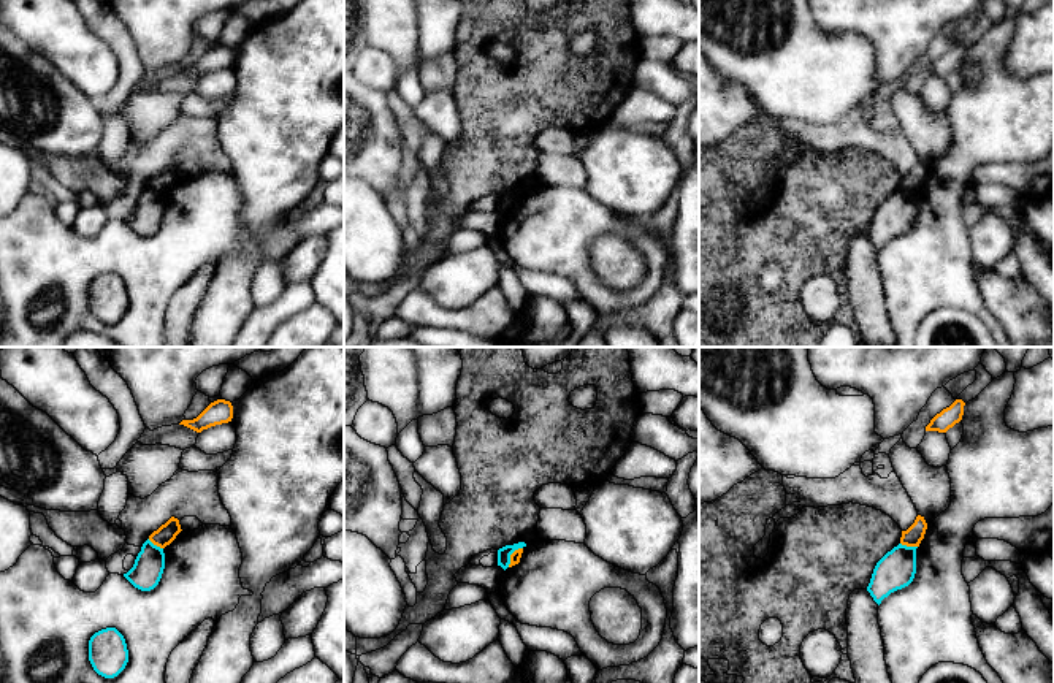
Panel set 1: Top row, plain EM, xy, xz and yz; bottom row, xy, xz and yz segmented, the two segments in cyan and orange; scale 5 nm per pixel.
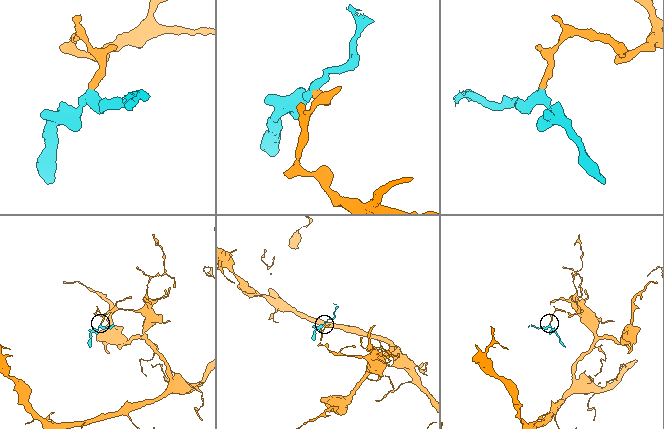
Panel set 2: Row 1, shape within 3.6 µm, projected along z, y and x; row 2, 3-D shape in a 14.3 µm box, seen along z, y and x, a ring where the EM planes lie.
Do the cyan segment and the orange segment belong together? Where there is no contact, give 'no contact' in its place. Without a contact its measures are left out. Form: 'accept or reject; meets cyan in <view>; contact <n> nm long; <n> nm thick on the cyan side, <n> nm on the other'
reject; meets cyan in xz; contact 130 nm long; 70 nm thick on the cyan side, 50 nm on the other

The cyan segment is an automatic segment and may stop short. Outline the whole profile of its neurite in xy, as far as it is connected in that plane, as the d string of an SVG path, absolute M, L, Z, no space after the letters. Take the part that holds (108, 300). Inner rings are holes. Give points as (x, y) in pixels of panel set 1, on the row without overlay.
M116 273L95 277L89 285L89 306L98 320L105 323L117 322L128 307L124 280Z

